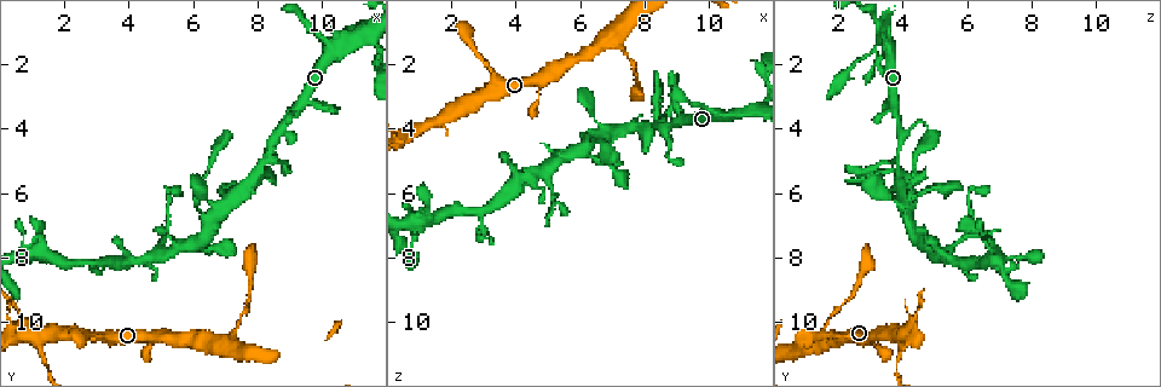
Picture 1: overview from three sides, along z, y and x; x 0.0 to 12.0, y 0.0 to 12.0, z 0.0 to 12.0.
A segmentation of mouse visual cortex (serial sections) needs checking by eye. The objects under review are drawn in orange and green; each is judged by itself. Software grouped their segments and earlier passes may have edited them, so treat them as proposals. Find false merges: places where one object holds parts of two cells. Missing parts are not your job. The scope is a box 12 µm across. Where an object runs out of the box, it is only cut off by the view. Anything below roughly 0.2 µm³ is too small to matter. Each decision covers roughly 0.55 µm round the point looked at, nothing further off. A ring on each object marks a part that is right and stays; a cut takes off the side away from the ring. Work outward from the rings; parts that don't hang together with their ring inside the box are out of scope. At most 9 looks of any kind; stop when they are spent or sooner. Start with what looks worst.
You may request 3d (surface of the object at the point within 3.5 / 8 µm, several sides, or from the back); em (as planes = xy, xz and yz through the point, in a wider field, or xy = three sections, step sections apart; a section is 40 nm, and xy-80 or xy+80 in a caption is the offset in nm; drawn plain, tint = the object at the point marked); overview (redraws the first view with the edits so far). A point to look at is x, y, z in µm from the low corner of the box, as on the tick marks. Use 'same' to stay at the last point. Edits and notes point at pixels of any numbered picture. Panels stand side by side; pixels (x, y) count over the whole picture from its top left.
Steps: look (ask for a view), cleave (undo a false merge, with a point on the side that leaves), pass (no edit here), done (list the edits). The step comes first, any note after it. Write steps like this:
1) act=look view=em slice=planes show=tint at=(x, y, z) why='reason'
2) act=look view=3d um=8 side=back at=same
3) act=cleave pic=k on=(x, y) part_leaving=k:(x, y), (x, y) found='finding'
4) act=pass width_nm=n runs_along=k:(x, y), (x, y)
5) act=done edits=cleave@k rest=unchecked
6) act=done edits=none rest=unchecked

act=look view=3d um=3.5 at=(8.3, 4.8, 3.9) why='narrows sharply'

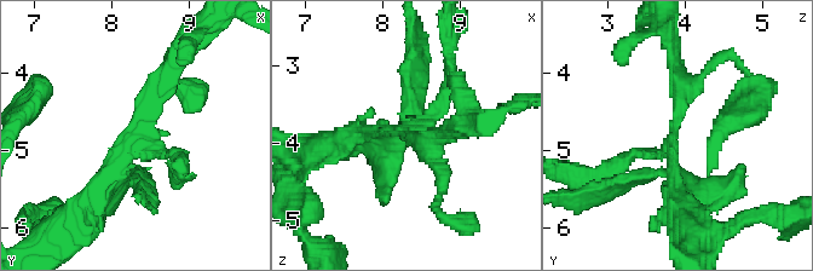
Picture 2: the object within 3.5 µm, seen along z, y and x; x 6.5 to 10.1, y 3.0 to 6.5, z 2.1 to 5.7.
act=look view=em slice=planes show=plain at=(8.30, 4.90, 3.80) why='shape alone is not enough'

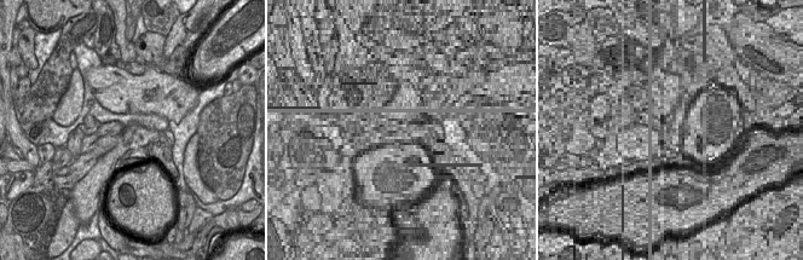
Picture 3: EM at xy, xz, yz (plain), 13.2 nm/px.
act=look view=em slice=planes show=tint at=same

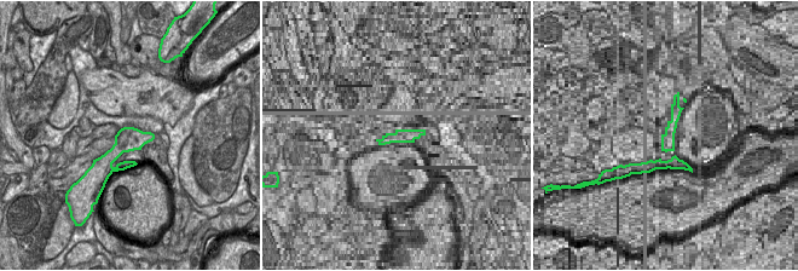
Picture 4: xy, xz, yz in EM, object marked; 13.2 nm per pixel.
act=pass runs_along=2:(171, 70), (88, 207) found='all the same cell'

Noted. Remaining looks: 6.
act=look view=3d um=3.5 at=(11.4, 1.3, 3.4) why='abrupt turn'

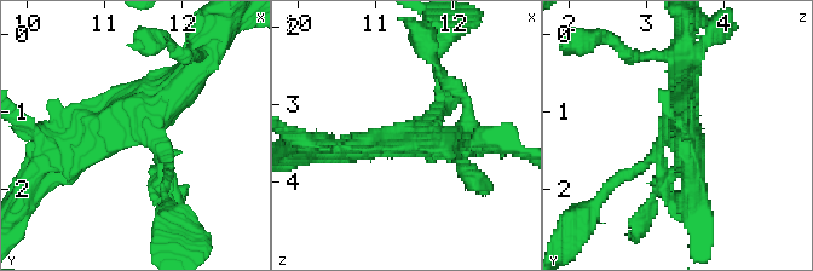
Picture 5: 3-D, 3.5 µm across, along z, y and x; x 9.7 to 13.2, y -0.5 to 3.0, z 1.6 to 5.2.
act=look view=em slice=xy step=5 show=tint at=(11.35, 1.20, 3.45)

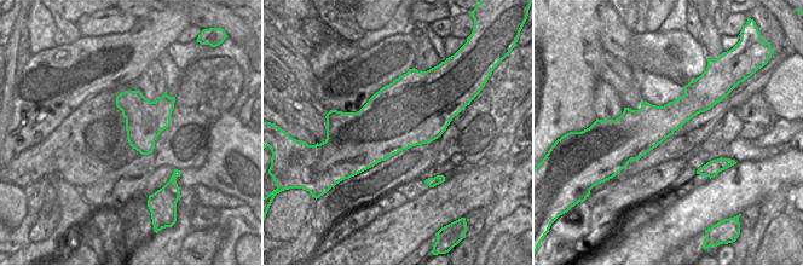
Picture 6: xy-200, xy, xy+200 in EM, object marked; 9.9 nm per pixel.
act=pass runs_along=5:(328, 149), (398, 143), (436, 111), (439, 87) found='continuous, no second cell'

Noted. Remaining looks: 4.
act=look view=3d um=3.5 at=(4.3, 8.1, 5.4) why='narrows sharply'

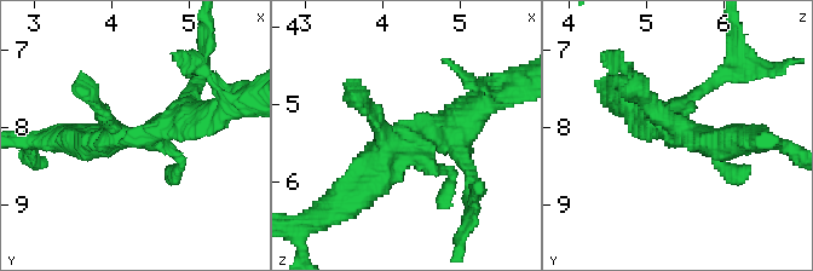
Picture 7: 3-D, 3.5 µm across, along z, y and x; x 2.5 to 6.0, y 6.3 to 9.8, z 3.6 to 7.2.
act=look view=em slice=planes show=tint at=(4.30, 8.15, 5.45)

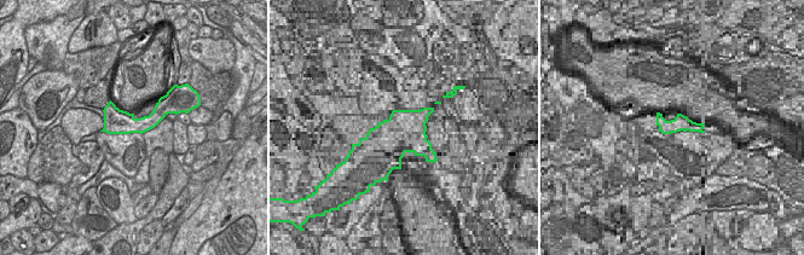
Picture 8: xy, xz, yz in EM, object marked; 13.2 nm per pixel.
act=pass runs_along=7:(477, 111), (395, 143), (350, 195) found='continuous, no second cell'

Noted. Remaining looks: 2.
act=look view=3d um=3.5 at=(2.6, 8.2, 6.5) why='thin neck'

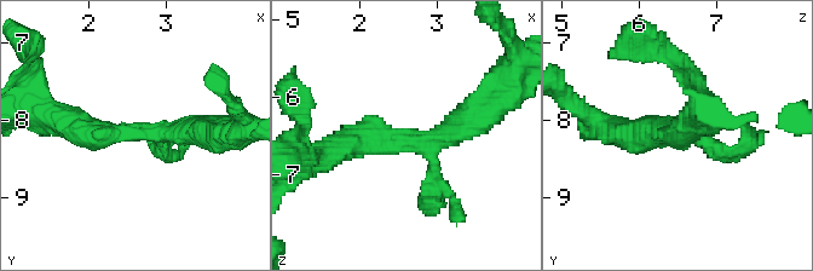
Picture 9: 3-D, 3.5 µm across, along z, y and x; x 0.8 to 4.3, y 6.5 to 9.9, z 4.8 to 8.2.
act=look view=em slice=xy step=2 show=tint at=(2.65, 8.20, 6.60)

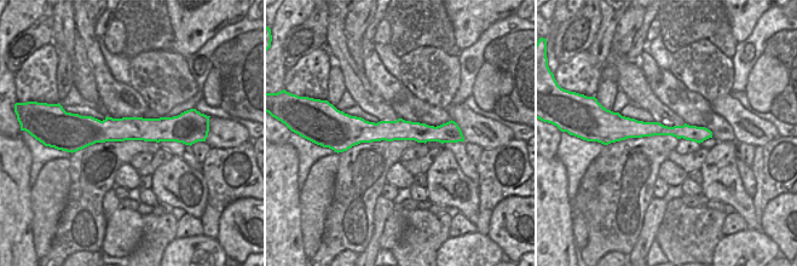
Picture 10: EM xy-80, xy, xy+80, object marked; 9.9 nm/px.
act=pass runs_along=10:(348, 127), (446, 133), (452, 139) found='all the same cell'

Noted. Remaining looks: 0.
act=done edits=none rest=unchecked

